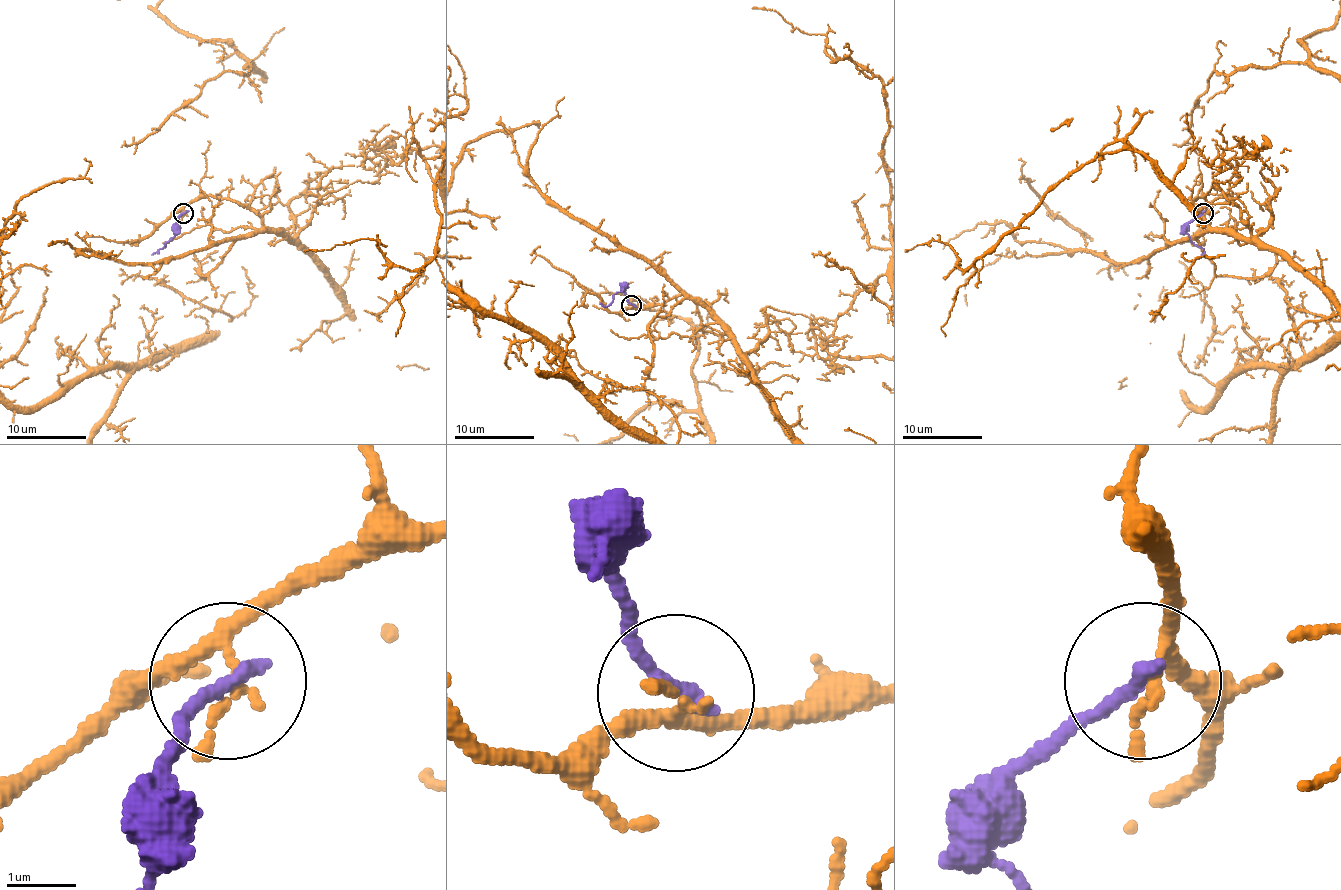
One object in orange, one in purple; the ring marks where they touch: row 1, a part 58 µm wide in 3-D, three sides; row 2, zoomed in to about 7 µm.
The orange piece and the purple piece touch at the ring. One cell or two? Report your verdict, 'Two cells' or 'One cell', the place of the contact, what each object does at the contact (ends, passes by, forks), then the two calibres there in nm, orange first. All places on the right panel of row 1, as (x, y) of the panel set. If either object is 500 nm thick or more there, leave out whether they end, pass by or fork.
Two cells. Place: (1203, 213). At the ring orange forks. At the ring purple ends. Thickness 140 nm (orange) against 220 nm

